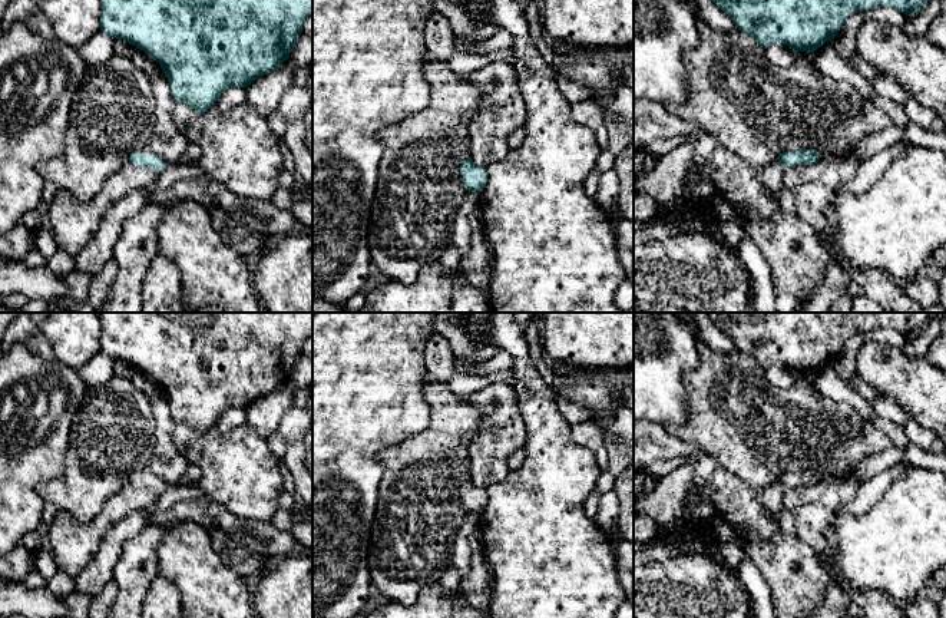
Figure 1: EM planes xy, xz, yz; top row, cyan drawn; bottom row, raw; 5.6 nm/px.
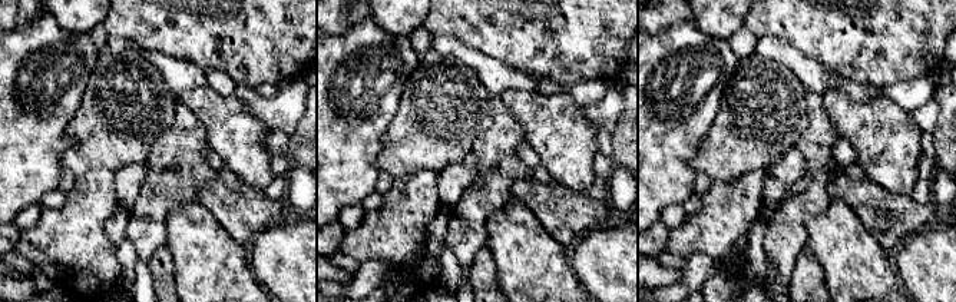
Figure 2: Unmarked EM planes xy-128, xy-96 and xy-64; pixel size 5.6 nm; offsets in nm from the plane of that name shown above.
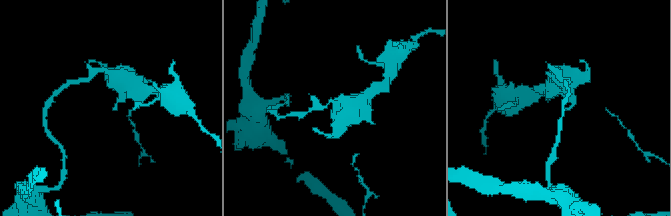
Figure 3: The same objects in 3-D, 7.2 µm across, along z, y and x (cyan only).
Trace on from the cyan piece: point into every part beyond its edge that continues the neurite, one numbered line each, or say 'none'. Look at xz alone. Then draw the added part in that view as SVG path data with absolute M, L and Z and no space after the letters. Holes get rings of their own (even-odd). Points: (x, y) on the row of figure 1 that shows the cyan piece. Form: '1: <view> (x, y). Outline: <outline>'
none

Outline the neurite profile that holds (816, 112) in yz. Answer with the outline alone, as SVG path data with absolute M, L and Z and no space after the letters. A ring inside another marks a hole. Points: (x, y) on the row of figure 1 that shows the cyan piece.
M682 0L694 11L699 32L699 43L684 52L688 75L688 98L682 103L665 103L668 112L694 123L715 138L725 151L734 152L750 166L763 169L777 161L785 151L814 149L818 158L843 156L866 136L876 135L893 125L890 116L869 99L863 98L850 83L823 75L814 65L811 53L797 52L788 67L768 62L765 49L745 32L717 32L705 23L695 0Z

